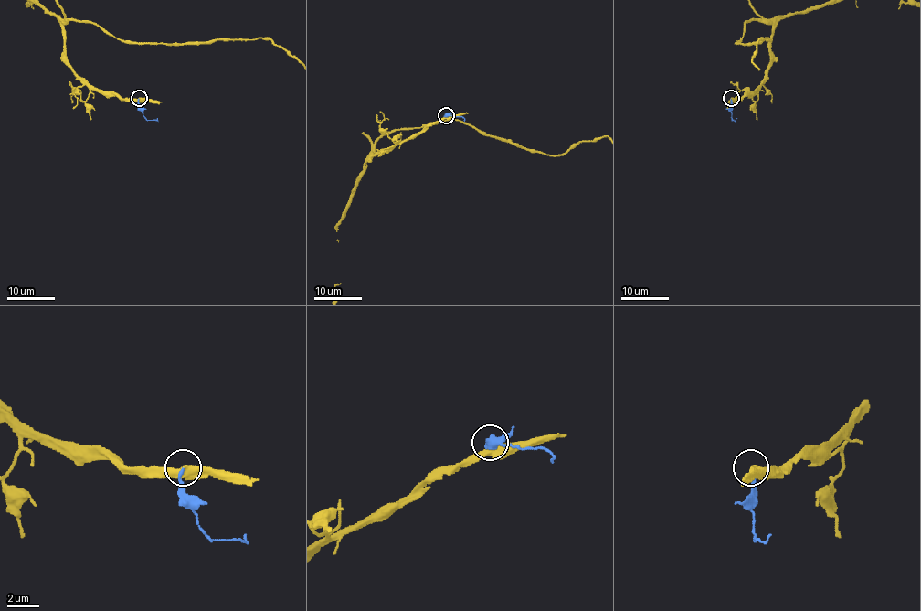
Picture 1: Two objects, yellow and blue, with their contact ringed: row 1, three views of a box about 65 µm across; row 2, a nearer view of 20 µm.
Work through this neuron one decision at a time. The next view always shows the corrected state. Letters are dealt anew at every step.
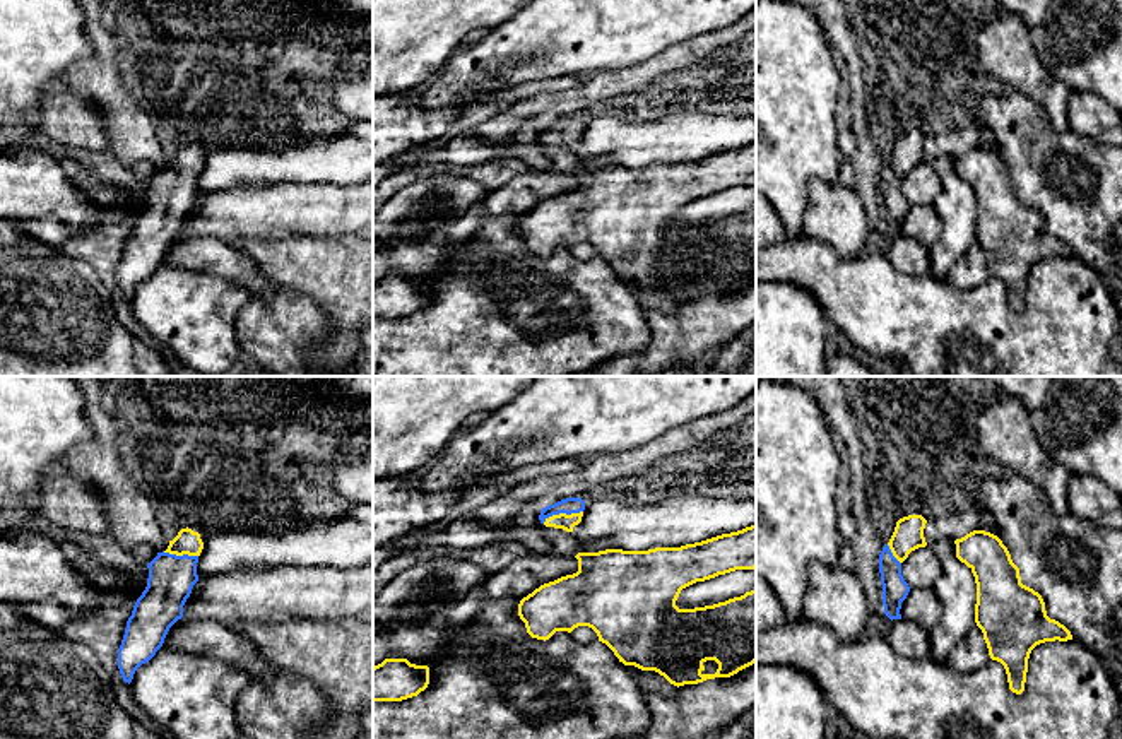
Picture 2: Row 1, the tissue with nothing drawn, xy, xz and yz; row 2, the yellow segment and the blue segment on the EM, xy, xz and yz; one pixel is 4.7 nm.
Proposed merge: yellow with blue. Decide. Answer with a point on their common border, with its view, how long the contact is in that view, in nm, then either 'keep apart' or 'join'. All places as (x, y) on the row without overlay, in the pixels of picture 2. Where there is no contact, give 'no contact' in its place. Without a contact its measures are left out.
xz (561, 130) | 200 nm | join

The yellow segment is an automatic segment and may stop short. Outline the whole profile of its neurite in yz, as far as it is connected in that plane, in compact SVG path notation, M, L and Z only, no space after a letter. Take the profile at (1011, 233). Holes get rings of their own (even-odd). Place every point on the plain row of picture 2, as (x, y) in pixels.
M973 147L954 161L956 174L975 193L975 239L989 272L1004 282L1009 306L1021 311L1031 267L1045 258L1072 257L1072 251L1047 233L1042 212L1021 200L1019 185L997 152Z

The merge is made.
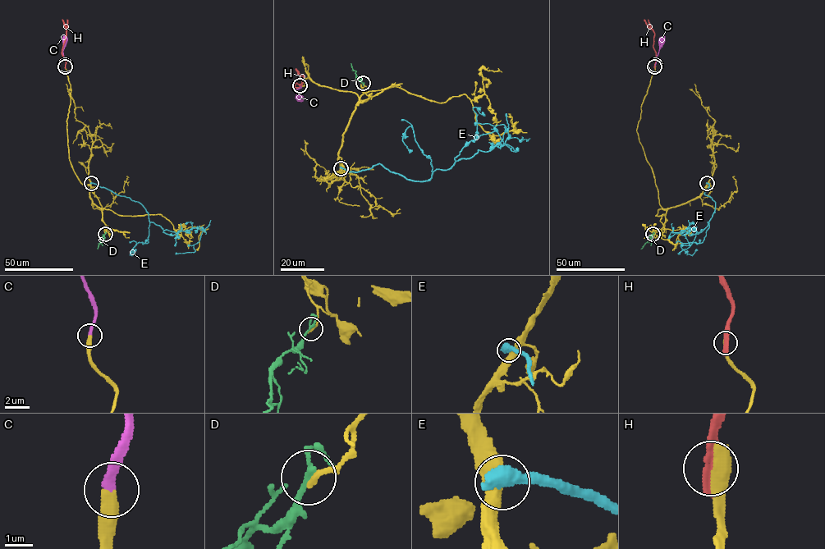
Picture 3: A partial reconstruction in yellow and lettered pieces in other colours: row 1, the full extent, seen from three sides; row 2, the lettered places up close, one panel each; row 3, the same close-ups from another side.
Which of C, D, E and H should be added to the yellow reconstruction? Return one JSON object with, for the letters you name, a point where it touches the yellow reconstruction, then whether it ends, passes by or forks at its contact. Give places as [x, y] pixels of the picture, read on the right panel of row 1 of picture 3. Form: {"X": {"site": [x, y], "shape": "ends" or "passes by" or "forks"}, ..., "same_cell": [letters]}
{"C": {"site": [655, 65], "shape": "ends"}, "same_cell": ["C"]}

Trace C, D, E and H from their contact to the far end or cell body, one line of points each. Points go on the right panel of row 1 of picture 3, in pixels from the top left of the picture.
C: (655, 66), (663, 35)
D: (653, 234), (640, 249)
E: (707, 183), (704, 194), (715, 202), (715, 210), (703, 230), (692, 228), (694, 240), (680, 254)
H: (654, 66), (654, 32), (643, 20)

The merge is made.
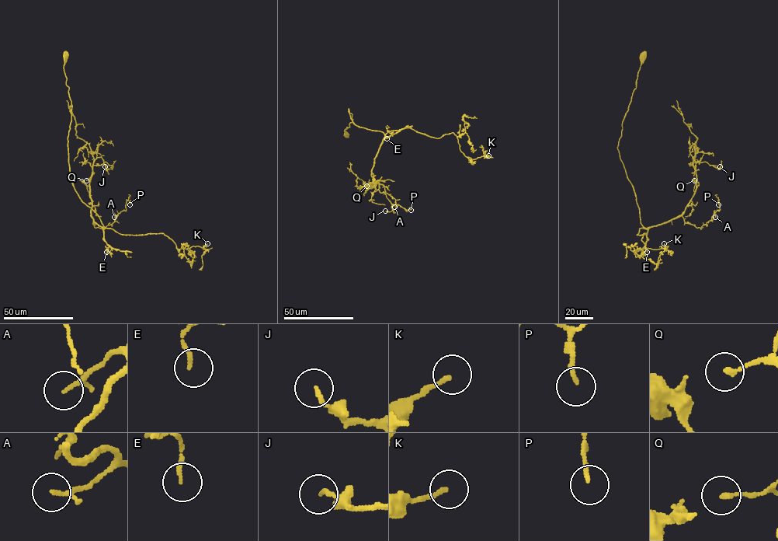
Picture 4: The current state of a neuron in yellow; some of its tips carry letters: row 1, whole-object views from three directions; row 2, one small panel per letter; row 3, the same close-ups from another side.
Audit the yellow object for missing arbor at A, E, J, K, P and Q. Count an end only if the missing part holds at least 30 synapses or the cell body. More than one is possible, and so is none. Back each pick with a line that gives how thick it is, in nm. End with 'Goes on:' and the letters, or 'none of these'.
Goes on: none of these

